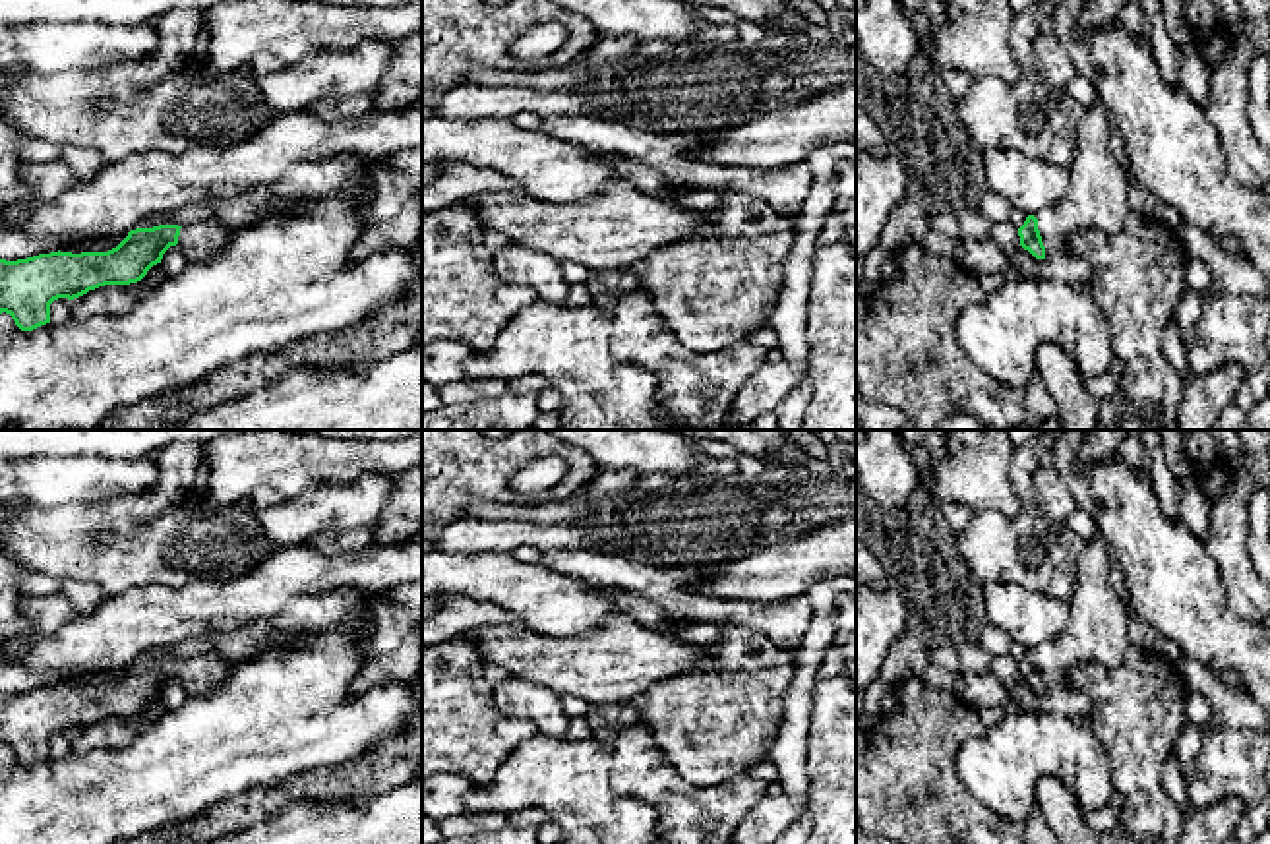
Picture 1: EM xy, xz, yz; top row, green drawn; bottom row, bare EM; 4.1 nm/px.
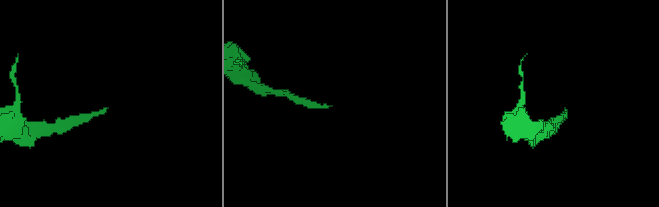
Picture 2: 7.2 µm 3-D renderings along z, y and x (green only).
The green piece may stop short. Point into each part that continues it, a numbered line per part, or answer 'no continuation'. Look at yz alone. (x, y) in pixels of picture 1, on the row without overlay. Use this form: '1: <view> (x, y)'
1: yz (1096, 633)

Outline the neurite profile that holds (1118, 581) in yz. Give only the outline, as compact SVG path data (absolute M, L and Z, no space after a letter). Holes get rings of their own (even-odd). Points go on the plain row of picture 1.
M1117 561L1111 567L1109 583L1111 583L1115 594L1125 602L1127 610L1131 612L1131 616L1134 616L1131 592L1127 588L1127 581L1125 581L1123 569L1119 567Z

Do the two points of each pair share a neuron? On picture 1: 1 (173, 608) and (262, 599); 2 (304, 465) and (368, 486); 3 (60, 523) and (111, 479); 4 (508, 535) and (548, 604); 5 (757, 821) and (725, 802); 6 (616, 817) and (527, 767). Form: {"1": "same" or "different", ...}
{"1": "same", "2": "different", "3": "different", "4": "different", "5": "different", "6": "same"}

